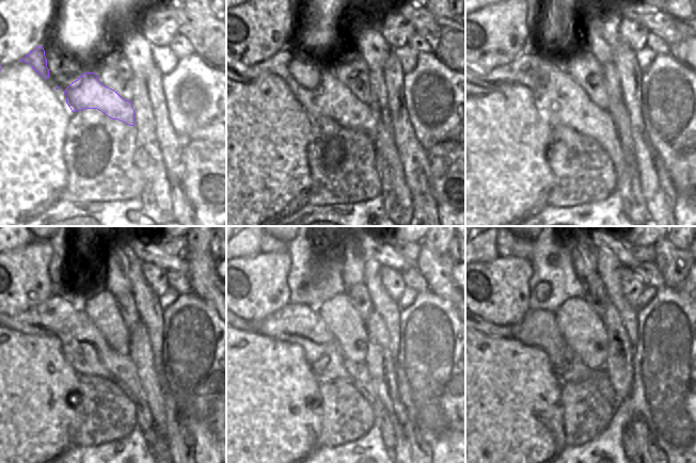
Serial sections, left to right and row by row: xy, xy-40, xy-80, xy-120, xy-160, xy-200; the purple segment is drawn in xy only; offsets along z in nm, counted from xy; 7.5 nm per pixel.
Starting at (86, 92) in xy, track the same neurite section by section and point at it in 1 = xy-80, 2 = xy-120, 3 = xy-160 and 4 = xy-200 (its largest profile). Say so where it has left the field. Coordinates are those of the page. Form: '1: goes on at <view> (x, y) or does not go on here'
1: goes on at xy-80 (557, 96)
2: goes on at xy-120 (83, 346)
3: goes on at xy-160 (295, 322)
4: goes on at xy-200 (538, 328)

